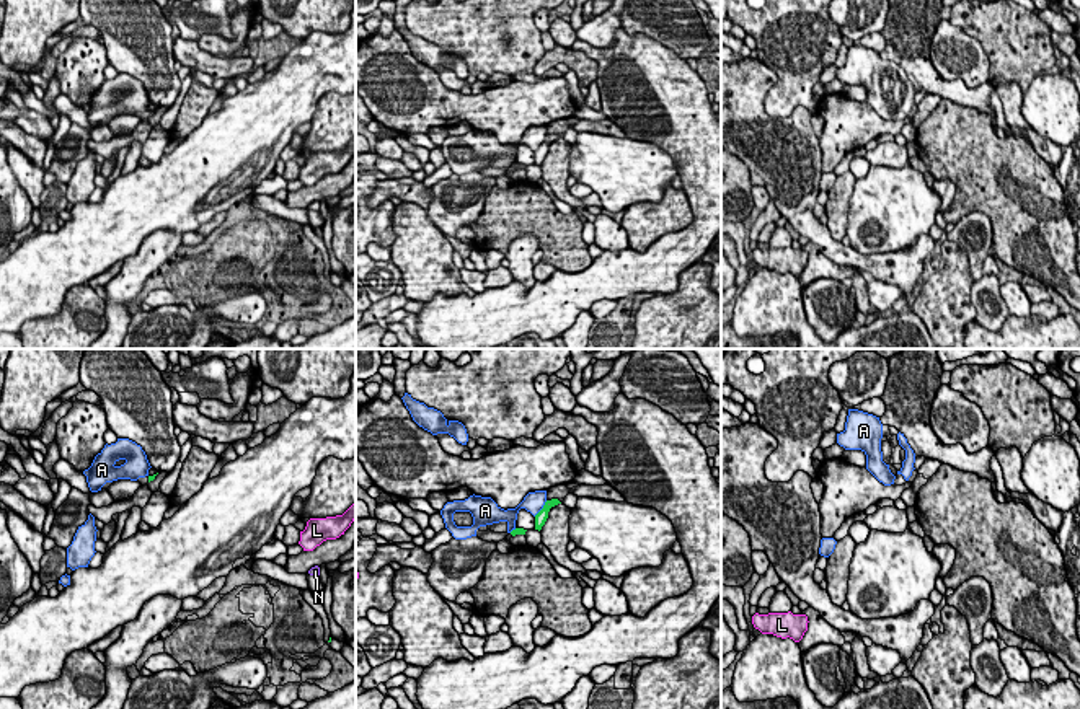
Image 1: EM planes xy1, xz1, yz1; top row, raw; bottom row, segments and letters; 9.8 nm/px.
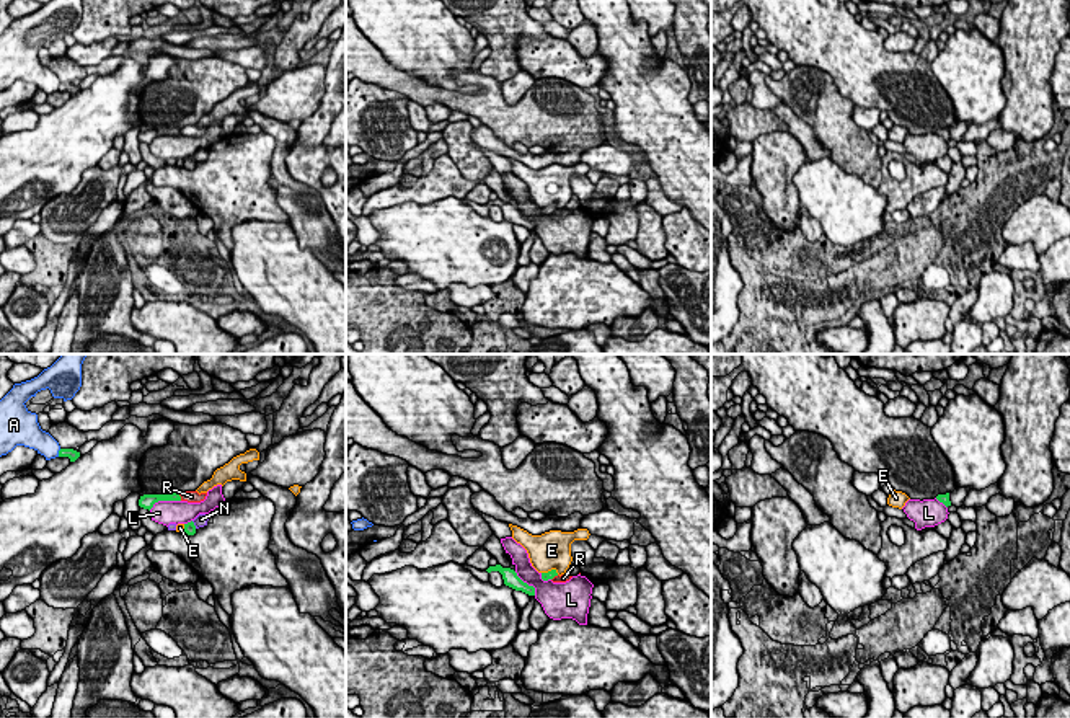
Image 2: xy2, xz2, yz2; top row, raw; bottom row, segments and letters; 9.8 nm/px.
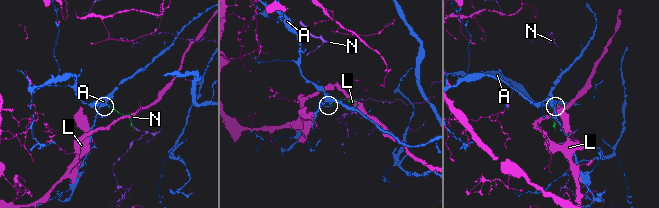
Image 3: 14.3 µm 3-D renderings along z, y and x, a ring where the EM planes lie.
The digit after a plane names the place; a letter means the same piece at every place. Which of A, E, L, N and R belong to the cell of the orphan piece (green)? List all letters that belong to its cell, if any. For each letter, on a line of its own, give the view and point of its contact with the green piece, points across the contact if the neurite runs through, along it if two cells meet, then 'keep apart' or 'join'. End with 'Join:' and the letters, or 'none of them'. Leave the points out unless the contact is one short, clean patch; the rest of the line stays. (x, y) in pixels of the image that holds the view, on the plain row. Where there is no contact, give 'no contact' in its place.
A: contact xz1 (542, 144); keep apart
E: contact xz2 (550, 206); keep apart
L: contact xy2 (163, 134); keep apart
N: contact xy2 (193, 159); border xy2 (191, 155), (196, 162); keep apart
R: contact xy2 (180, 132); border xy2 (178, 129), (181, 134); keep apart
Join: none of them

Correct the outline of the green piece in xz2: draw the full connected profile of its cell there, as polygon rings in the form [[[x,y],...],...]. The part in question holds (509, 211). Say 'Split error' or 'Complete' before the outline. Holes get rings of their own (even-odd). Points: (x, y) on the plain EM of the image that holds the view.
Complete. [[[496,199],[496,201],[489,201],[486,204],[488,207],[491,206],[499,206],[502,209],[502,214],[504,214],[504,219],[515,224],[515,225],[522,225],[528,230],[535,230],[535,222],[533,220],[528,220],[527,217],[524,217],[517,207],[511,202],[502,202],[501,199]]]

